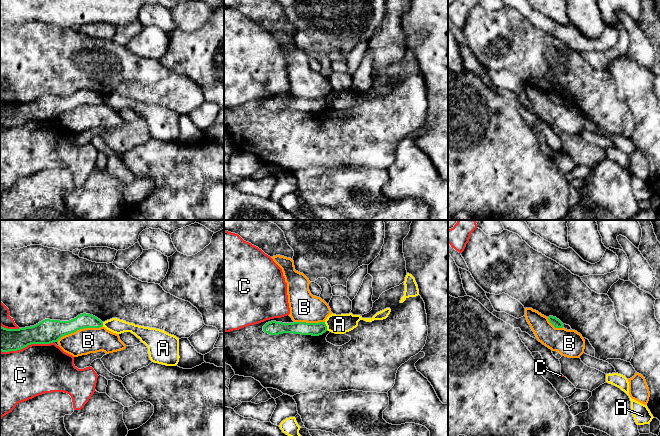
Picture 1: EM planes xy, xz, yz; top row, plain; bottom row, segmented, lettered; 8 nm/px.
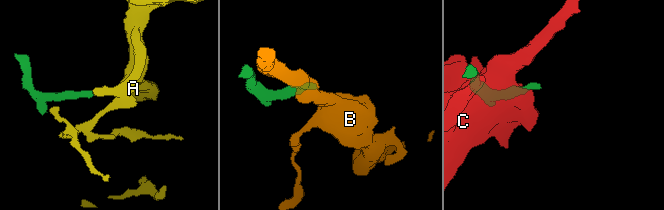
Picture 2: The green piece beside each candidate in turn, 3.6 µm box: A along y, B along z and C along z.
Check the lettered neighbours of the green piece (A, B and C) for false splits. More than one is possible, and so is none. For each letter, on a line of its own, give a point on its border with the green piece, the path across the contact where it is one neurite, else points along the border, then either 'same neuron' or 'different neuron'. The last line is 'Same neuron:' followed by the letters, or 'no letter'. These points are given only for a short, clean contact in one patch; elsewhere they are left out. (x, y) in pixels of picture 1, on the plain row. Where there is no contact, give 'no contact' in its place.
A: contact xz (326, 102); border xz (324, 98), (327, 105); different neuron
B: contact xy (79, 105); border xy (102, 101), (99, 103), (77, 105), (63, 111), (57, 117); different neuron
C: contact xy (27, 121); different neuron
Same neuron: no letter

